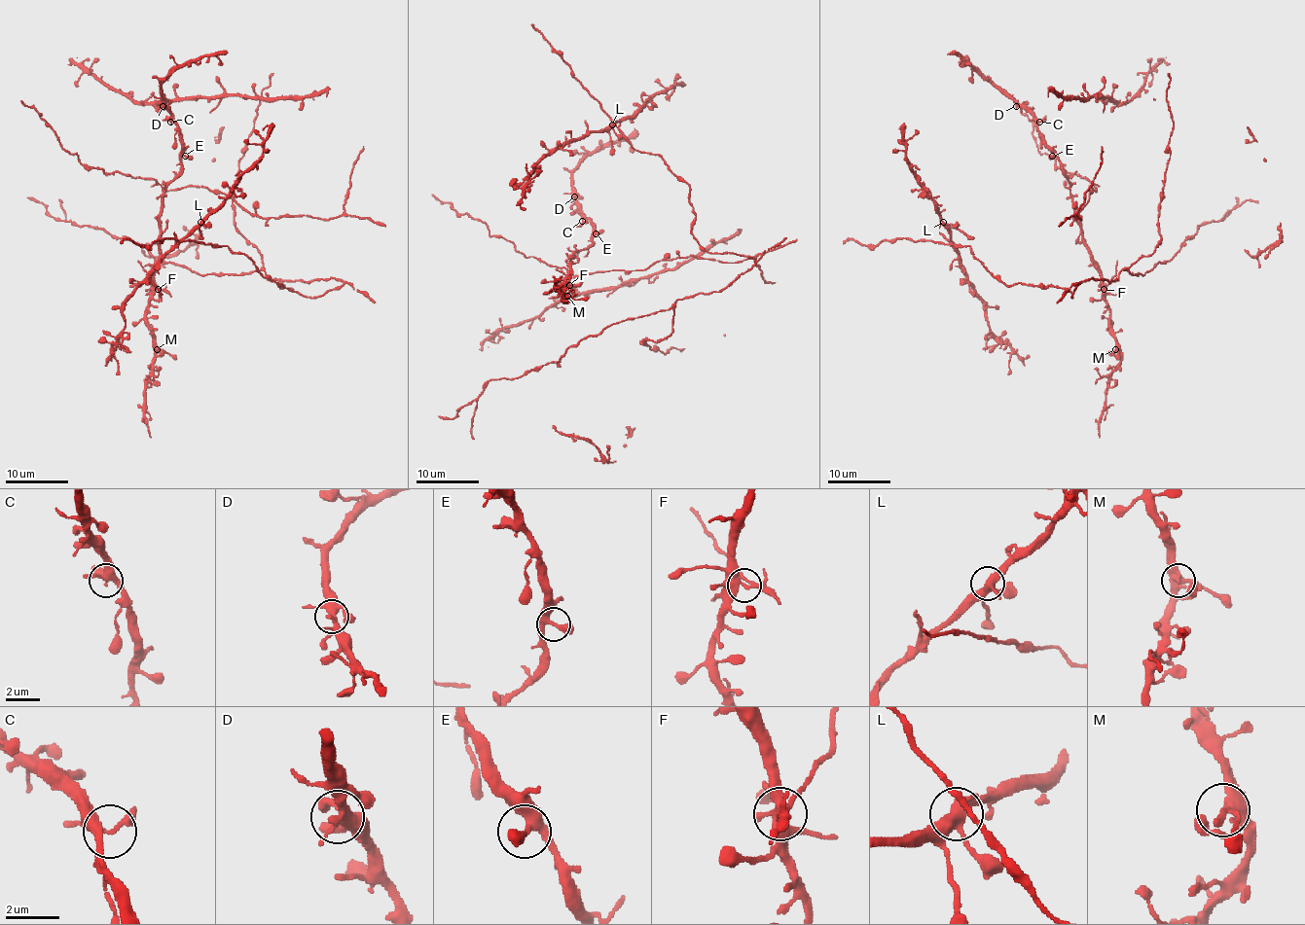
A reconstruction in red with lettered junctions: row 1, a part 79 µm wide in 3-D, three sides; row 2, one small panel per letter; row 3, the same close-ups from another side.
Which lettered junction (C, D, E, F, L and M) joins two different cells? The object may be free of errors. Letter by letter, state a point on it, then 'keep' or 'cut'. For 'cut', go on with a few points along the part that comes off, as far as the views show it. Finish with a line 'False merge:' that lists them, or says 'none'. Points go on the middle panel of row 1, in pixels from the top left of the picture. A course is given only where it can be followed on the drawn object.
C: place (582, 221); keep
D: place (574, 196); keep
E: place (596, 233); keep
F: place (569, 285); cut; course (569, 285), (559, 296), (549, 298)
L: place (612, 124); keep
M: place (567, 296); keep
False merge: F

